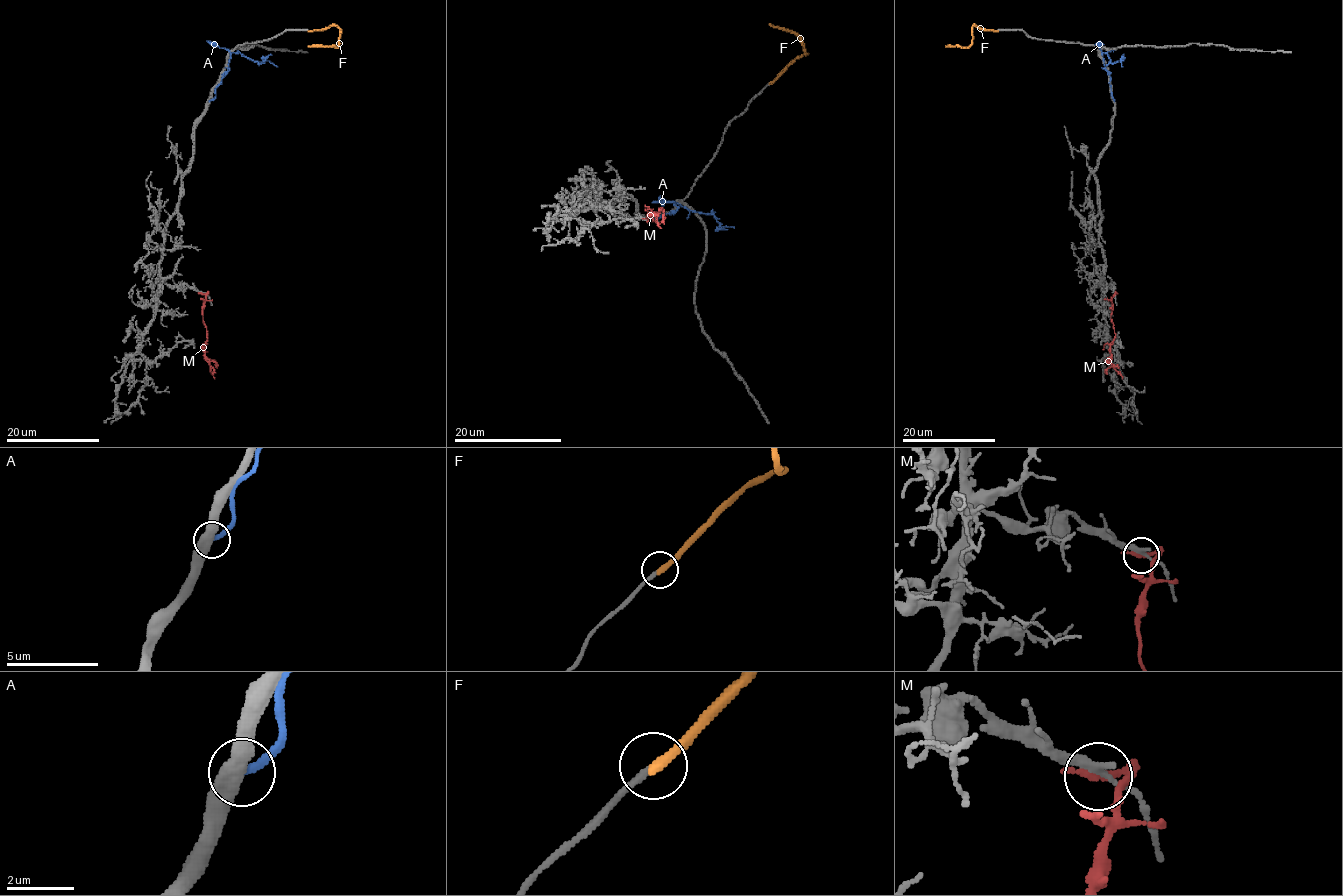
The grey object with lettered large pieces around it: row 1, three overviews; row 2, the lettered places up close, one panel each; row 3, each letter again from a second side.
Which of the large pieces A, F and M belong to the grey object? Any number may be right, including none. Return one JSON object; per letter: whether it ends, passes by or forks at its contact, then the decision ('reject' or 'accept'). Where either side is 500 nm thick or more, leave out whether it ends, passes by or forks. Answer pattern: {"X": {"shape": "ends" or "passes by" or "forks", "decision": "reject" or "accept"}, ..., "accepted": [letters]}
{"A": {"shape": "ends", "decision": "reject"}, "F": {"shape": "ends", "decision": "reject"}, "M": {"shape": "passes by", "decision": "reject"}, "accepted": []}

